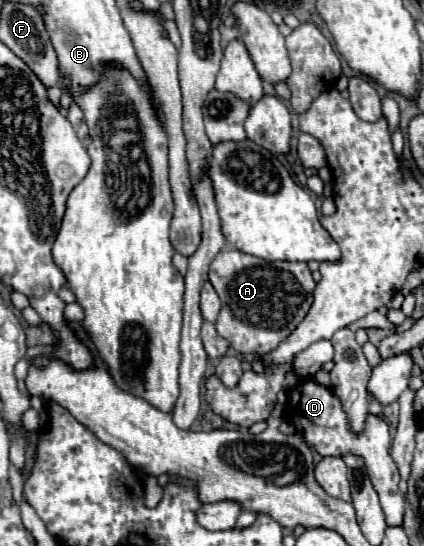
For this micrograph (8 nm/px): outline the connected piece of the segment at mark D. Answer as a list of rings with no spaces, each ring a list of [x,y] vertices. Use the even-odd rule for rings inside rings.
[[[307,378],[299,382],[295,388],[287,390],[287,410],[285,420],[295,426],[295,430],[301,434],[303,442],[307,446],[313,446],[321,456],[345,456],[355,454],[363,458],[365,468],[369,472],[369,478],[379,494],[385,520],[389,526],[401,526],[403,524],[403,510],[405,510],[405,498],[399,492],[399,470],[389,454],[391,448],[391,436],[389,426],[383,416],[369,414],[365,420],[365,426],[361,432],[353,432],[349,426],[349,418],[341,406],[341,400],[335,396],[335,392],[327,386],[317,384],[313,378]]]

